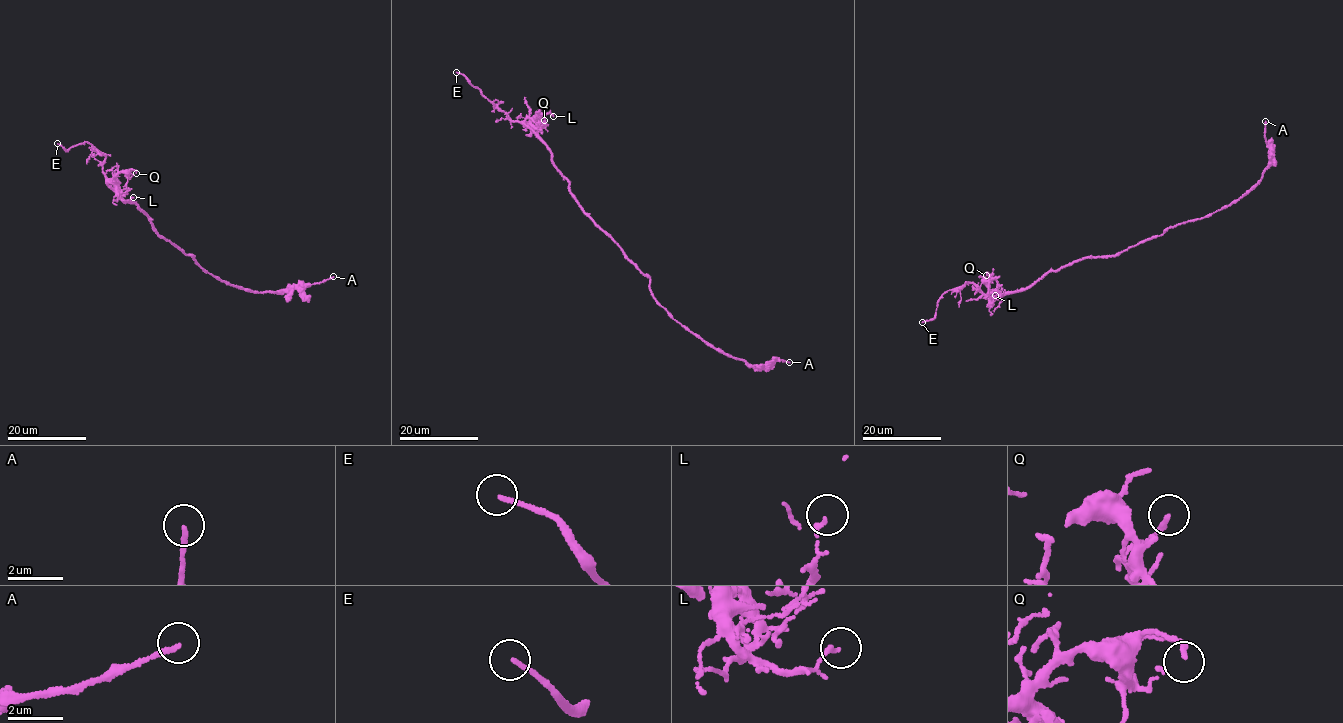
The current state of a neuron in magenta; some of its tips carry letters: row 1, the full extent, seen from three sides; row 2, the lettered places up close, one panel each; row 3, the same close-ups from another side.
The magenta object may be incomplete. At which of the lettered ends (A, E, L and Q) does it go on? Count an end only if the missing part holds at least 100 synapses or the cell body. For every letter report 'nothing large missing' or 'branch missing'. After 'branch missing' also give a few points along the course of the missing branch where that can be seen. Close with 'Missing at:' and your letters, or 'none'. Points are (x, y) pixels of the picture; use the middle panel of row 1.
A: nothing large missing
E: branch missing | (456, 72), (421, 58)
L: nothing large missing
Q: nothing large missing
Missing at: E

